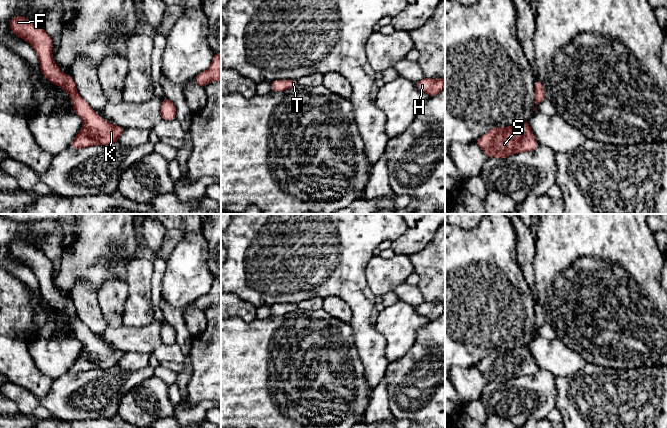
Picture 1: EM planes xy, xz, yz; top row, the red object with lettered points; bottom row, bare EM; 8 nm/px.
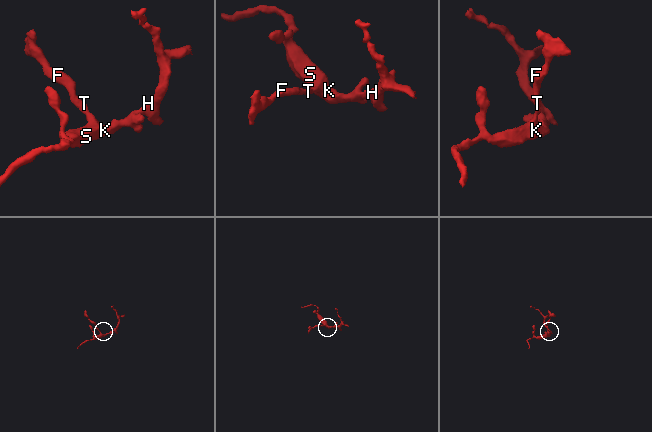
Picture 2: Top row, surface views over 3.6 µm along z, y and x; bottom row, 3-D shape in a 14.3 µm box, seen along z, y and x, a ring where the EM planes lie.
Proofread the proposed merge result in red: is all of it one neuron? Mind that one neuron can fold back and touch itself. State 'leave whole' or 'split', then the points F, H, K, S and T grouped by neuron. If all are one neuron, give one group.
leave whole; F H K S T

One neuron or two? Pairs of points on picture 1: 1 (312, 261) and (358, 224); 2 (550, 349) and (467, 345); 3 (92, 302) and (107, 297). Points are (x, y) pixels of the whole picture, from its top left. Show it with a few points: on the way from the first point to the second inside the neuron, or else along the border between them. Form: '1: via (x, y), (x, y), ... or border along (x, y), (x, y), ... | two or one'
1: via (323, 250), (347, 226) | one
2: border along (535, 336), (527, 344) | two
3: border along (96, 292), (98, 306), (107, 322) | two

